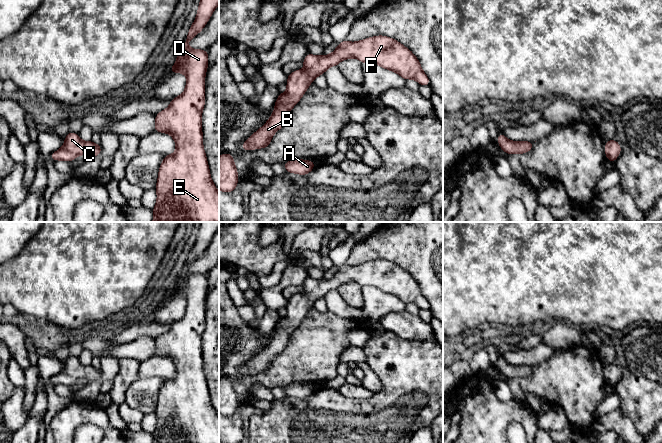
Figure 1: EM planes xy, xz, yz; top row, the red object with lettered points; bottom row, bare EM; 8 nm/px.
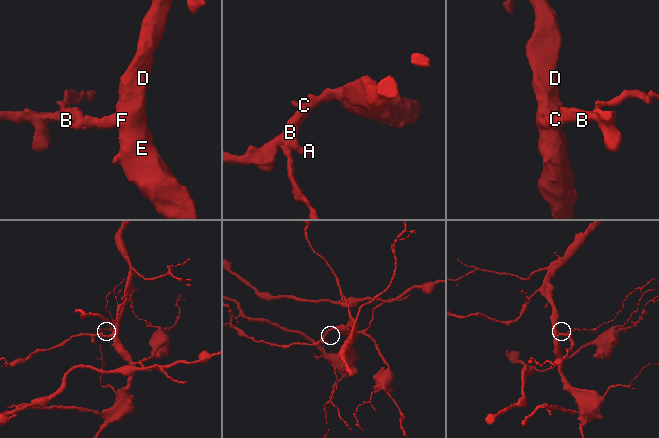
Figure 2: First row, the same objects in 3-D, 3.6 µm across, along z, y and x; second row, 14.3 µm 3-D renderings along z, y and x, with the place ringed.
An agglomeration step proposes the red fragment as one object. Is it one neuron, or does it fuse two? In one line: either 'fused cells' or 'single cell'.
single cell

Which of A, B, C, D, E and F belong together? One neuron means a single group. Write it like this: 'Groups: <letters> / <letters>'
Groups: A B C D E F

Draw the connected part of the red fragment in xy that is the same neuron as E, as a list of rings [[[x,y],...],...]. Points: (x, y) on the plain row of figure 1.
[[[219,222],[200,223],[195,245],[188,255],[181,275],[175,281],[177,287],[170,290],[170,297],[186,299],[185,314],[170,325],[168,332],[155,339],[154,355],[169,358],[176,367],[176,374],[171,379],[165,379],[159,391],[155,410],[157,425],[152,433],[153,443],[219,443],[219,415],[211,403],[202,357],[208,274],[188,271],[188,267],[203,254],[218,229]]]

